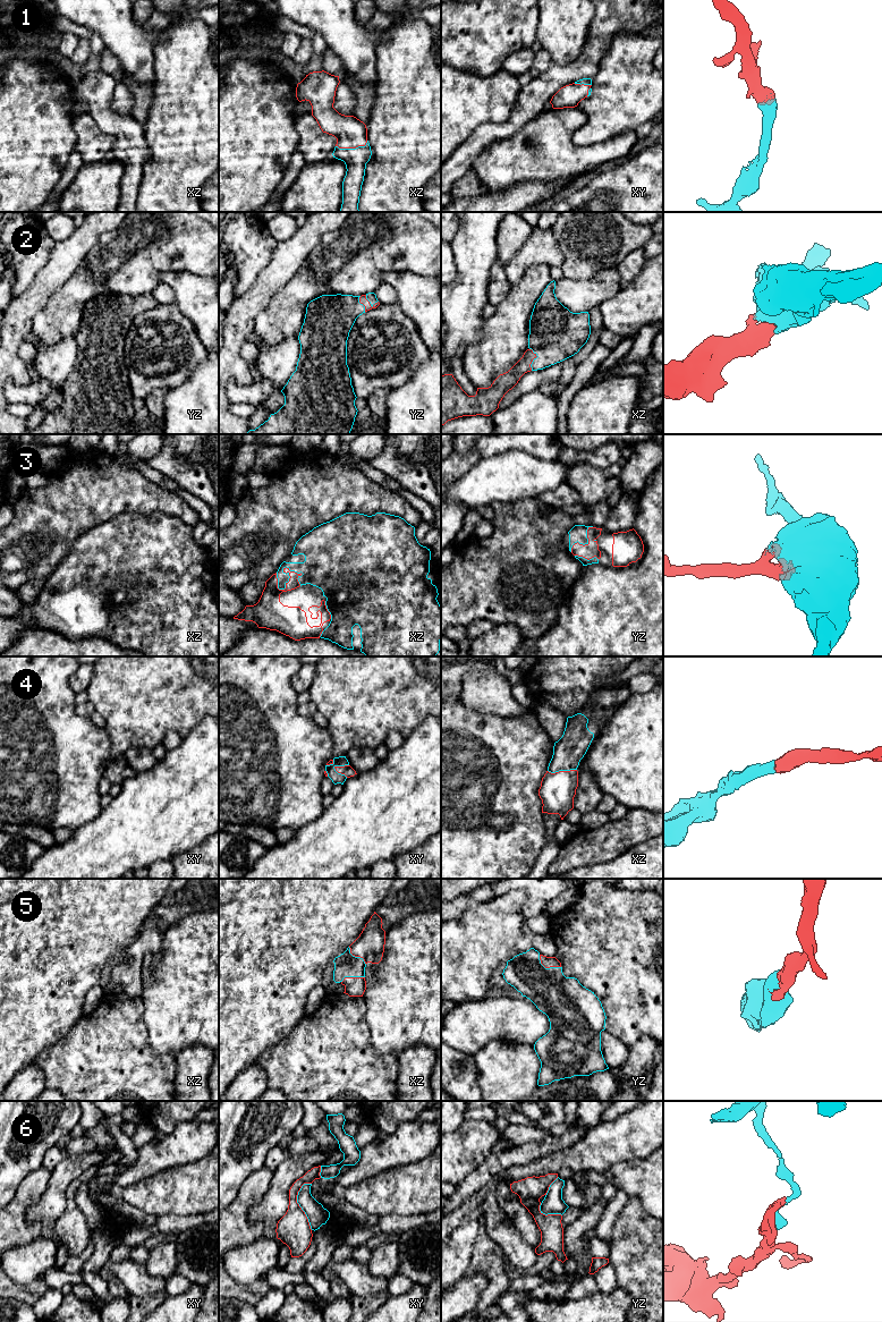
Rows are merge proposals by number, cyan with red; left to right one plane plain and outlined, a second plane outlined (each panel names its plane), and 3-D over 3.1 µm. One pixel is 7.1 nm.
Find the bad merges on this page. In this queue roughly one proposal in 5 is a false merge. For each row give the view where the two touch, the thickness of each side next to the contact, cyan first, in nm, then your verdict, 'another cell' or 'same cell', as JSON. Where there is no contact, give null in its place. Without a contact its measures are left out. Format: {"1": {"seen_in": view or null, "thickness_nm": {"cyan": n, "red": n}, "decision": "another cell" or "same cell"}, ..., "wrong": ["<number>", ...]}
{"1": {"seen_in": "xz", "thickness_nm": {"cyan": 160, "red": 220}, "decision": "same cell"}, "2": {"seen_in": "xz", "thickness_nm": {"cyan": 380, "red": 120}, "decision": "same cell"}, "3": {"seen_in": "xz", "thickness_nm": {"cyan": 280, "red": 170}, "decision": "same cell"}, "4": {"seen_in": "xy", "thickness_nm": {"cyan": 80, "red": 80}, "decision": "same cell"}, "5": {"seen_in": "yz", "thickness_nm": {"cyan": 320, "red": 80}, "decision": "same cell"}, "6": {"seen_in": "xy", "thickness_nm": {"cyan": 140, "red": 240}, "decision": "another cell"}, "wrong": ["6"]}

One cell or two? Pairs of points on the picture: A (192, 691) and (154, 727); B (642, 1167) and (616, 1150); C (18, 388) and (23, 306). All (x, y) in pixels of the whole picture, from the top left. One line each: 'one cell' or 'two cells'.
A: one cell
B: two cells
C: two cells

